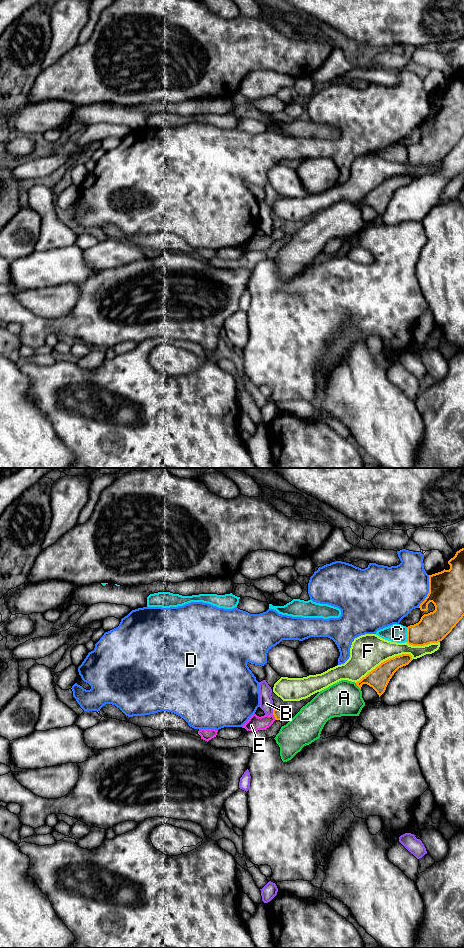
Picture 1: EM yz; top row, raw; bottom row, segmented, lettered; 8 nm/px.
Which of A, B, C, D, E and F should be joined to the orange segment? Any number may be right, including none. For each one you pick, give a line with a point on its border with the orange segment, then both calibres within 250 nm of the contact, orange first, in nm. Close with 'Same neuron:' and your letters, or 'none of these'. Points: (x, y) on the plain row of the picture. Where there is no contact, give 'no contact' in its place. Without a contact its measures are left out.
E: meets orange in yz at (274, 236); 80 nm thick on the orange side, 120 nm on the other
Same neuron: E

